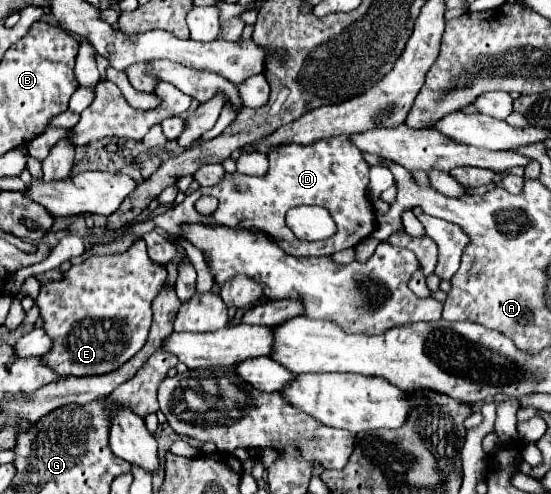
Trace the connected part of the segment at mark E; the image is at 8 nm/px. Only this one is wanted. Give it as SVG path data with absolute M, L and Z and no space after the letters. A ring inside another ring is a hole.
M137 240L127 252L117 256L91 256L79 266L71 266L61 282L51 282L41 286L35 300L39 308L39 318L43 320L43 330L49 334L53 346L43 356L43 364L55 370L59 376L99 376L109 374L131 360L147 342L151 328L151 302L165 284L167 270L153 264L147 258L145 242Z

